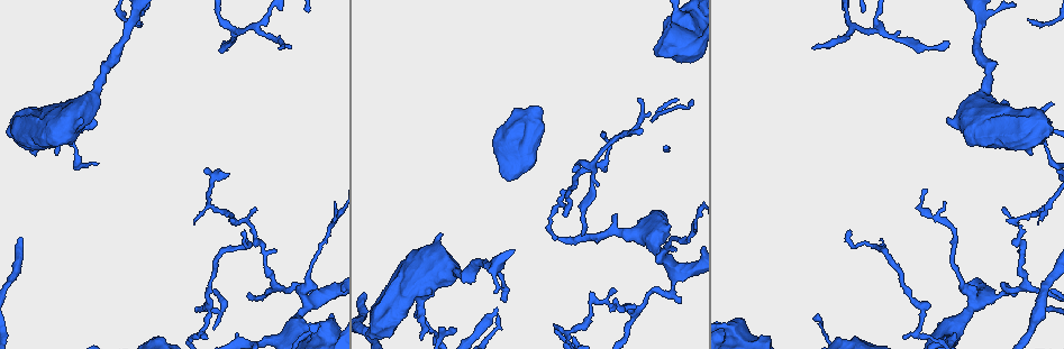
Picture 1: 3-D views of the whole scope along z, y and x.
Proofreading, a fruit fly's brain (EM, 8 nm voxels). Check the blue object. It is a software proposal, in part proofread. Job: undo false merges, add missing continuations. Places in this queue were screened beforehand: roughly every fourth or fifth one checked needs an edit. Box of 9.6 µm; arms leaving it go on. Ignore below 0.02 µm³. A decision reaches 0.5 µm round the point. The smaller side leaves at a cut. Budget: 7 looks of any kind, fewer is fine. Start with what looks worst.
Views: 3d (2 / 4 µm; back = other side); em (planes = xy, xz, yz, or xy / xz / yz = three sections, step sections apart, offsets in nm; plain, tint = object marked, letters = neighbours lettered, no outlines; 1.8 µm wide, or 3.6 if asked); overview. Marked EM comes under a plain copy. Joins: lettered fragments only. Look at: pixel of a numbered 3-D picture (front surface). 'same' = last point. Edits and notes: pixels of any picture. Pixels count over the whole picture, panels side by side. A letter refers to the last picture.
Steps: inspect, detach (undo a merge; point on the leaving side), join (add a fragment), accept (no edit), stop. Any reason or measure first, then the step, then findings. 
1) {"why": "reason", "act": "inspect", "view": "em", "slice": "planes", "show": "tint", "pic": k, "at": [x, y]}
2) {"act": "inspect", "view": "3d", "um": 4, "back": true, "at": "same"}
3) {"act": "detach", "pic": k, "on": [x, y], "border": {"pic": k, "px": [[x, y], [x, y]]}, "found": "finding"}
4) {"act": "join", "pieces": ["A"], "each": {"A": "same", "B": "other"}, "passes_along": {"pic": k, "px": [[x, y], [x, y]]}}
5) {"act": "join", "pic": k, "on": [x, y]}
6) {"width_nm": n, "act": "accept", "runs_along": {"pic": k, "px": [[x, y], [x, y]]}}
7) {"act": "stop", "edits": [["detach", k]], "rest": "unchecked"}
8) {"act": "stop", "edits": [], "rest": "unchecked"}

{"why": "free end", "act": "inspect", "view": "em", "slice": "planes", "show": "letters", "pic": 1, "at": [415, 316]}

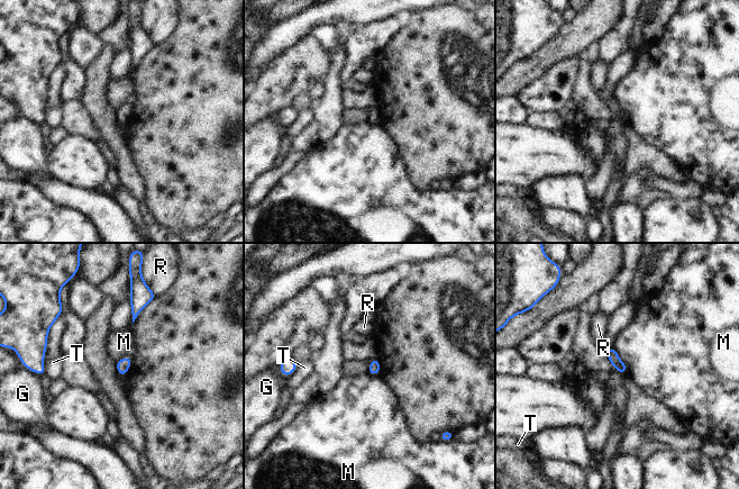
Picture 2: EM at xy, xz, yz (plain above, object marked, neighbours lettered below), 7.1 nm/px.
{"act": "accept", "each": {"G": "other", "M": "other", "R": "other", "T": "other"}, "border": {"pic": 2, "px": [[613, 345], [627, 368], [627, 373]]}, "found": "none of them fits"}

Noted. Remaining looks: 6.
{"why": "four arms meet", "act": "inspect", "view": "em", "slice": "planes", "show": "letters", "pic": 1, "at": [313, 297]}

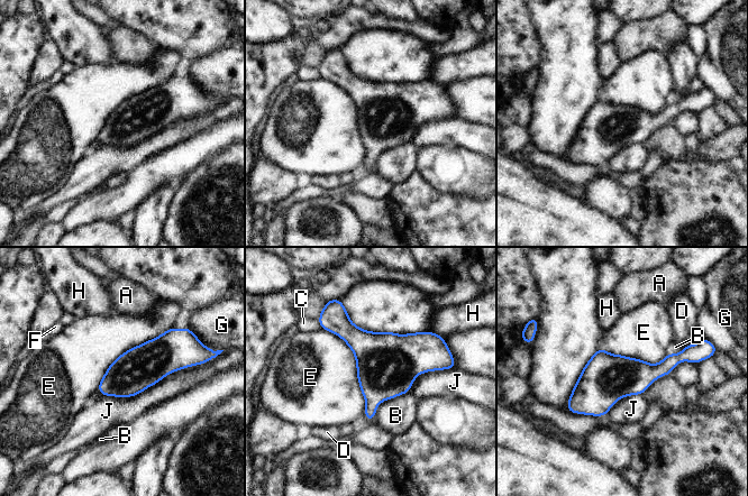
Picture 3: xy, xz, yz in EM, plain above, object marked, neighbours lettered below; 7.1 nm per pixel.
{"act": "accept", "each": {"A": "other", "B": "other", "C": "other", "D": "other", "E": "other", "F": "other", "G": "other", "H": "other", "J": "other"}, "runs_along": {"pic": 3, "px": [[687, 356], [611, 376], [569, 407]]}, "found": "all the same neuron"}

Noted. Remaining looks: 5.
{"act": "inspect", "view": "em", "slice": "xy", "step": 16, "show": "tint", "pic": 1, "at": [258, 29]}

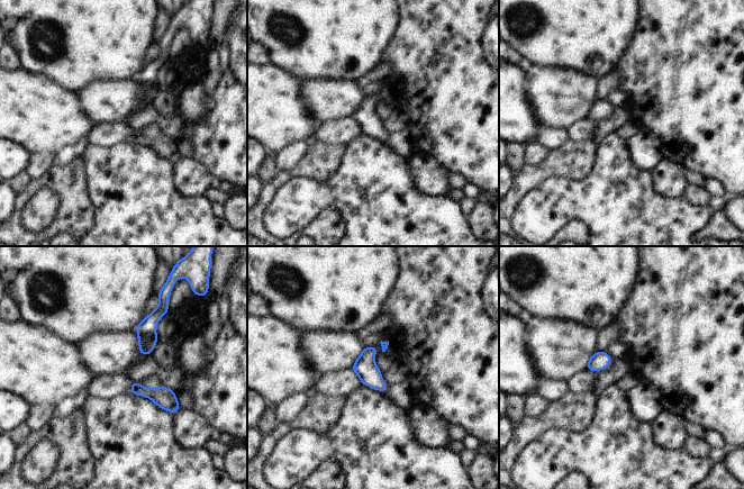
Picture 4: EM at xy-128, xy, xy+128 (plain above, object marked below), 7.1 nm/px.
{"act": "inspect", "view": "em", "slice": "planes", "show": "letters", "at": "same"}

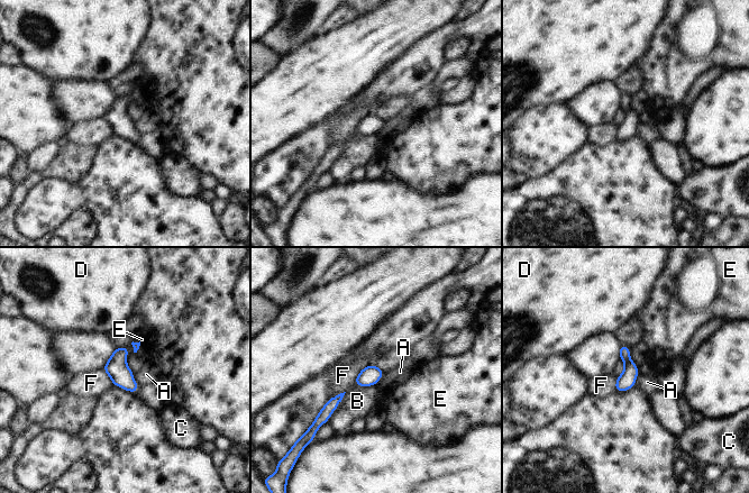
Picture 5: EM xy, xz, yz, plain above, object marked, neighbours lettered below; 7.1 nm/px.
{"act": "accept", "each": {"A": "other", "B": "other", "C": "other", "D": "other", "E": "other", "F": "other"}, "border": {"pic": 5, "px": [[133, 372], [133, 379], [139, 385]]}, "found": "one neuron here"}

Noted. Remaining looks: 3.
{"act": "stop", "edits": [], "rest": "unchecked"}

